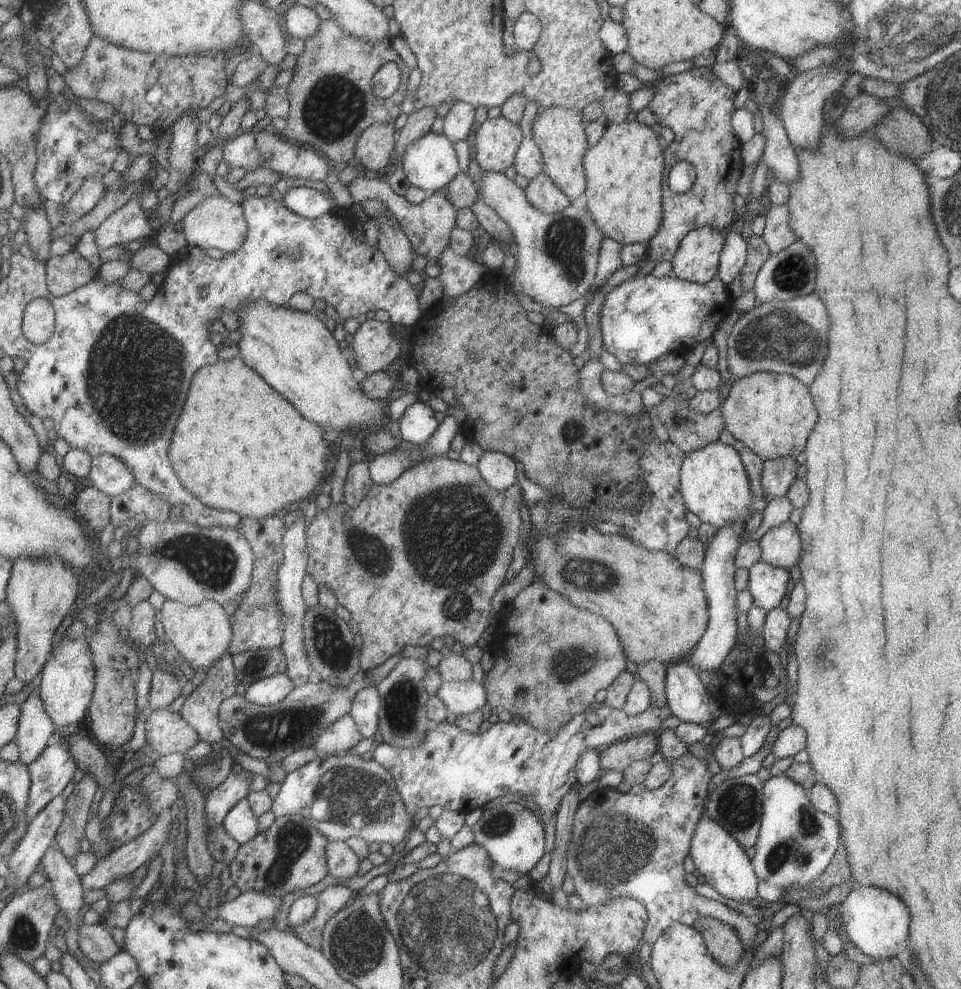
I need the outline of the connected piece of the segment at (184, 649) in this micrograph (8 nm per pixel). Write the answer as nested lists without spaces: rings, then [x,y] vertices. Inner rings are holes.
[[[165,599],[157,611],[159,633],[169,641],[179,655],[193,668],[206,670],[225,651],[231,640],[231,618],[223,611],[223,606],[212,600],[204,600],[197,606],[185,606],[176,601]]]

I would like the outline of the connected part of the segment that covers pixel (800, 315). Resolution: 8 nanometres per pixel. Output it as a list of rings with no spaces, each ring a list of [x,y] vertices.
[[[813,292],[785,302],[761,303],[732,326],[726,339],[726,369],[735,380],[757,371],[767,371],[791,374],[803,384],[811,384],[827,356],[827,330],[827,312]]]

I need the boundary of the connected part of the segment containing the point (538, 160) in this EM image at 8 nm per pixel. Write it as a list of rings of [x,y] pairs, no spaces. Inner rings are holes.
[[[525,114],[518,122],[523,134],[512,164],[516,174],[524,176],[527,180],[531,180],[534,176],[543,172],[541,153],[531,138],[531,126],[529,124],[531,124],[529,114]]]

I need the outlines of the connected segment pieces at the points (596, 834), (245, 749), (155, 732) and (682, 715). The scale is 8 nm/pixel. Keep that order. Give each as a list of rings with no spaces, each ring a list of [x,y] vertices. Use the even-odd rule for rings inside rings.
[[[687,753],[670,761],[668,777],[656,789],[640,794],[621,794],[616,788],[597,788],[578,803],[572,824],[572,835],[566,854],[566,872],[573,879],[574,890],[583,904],[596,905],[613,897],[631,897],[646,908],[643,942],[652,945],[673,923],[692,926],[699,917],[711,917],[732,928],[744,952],[755,951],[755,920],[729,906],[695,893],[683,878],[683,860],[689,852],[692,832],[707,800],[707,782],[712,776],[705,761]]]
[[[357,671],[345,687],[332,687],[326,682],[306,682],[293,687],[287,696],[275,704],[256,705],[248,703],[243,696],[233,694],[223,699],[218,706],[219,725],[223,738],[247,756],[267,760],[271,757],[284,758],[303,747],[311,747],[322,730],[342,714],[348,713],[351,697],[369,685],[364,671]]]
[[[167,709],[147,710],[145,744],[157,756],[183,753],[201,741],[199,735],[177,713]]]
[[[686,658],[669,663],[665,668],[666,704],[680,721],[707,728],[721,712],[725,712],[715,700],[709,700],[707,686]]]

